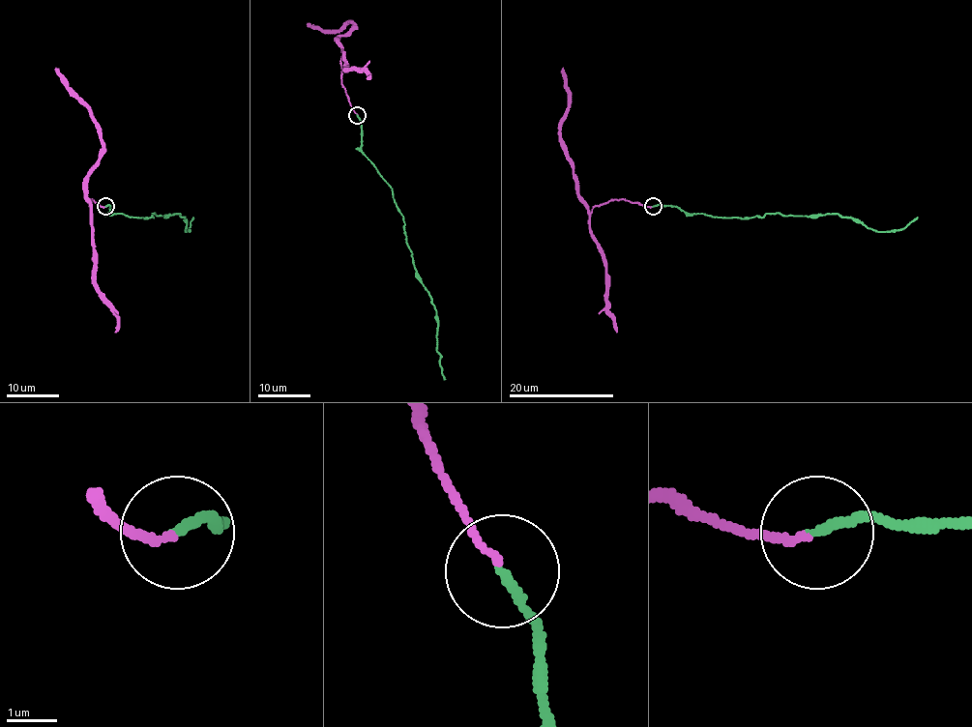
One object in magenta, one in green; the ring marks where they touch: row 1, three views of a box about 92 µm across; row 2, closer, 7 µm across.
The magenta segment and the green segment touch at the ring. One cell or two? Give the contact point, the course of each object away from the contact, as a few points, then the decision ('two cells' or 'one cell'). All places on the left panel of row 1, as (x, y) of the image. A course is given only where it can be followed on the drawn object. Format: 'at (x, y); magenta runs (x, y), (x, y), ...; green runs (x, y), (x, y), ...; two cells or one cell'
at (105, 206); magenta runs (105, 207), (91, 198), (91, 212), (87, 194), (87, 175), (103, 147), (100, 127), (55, 67); green runs (105, 207), (109, 205), (110, 213), (146, 218), (153, 213), (179, 213), (186, 219), (186, 231), (193, 218); one cell

